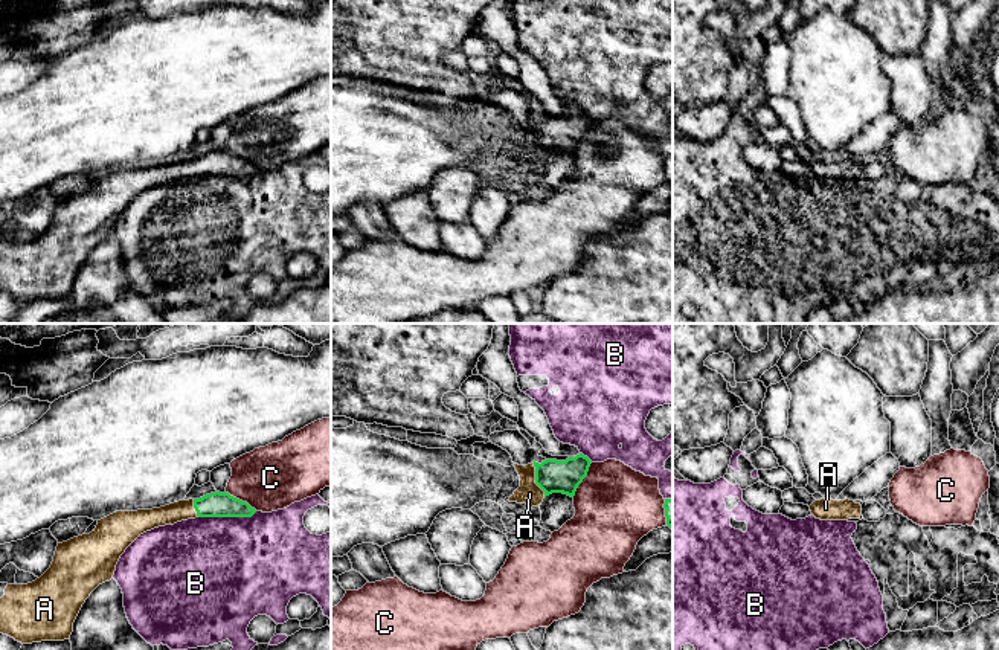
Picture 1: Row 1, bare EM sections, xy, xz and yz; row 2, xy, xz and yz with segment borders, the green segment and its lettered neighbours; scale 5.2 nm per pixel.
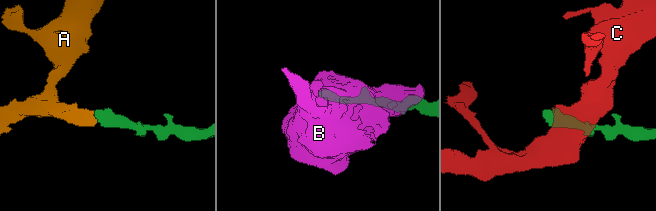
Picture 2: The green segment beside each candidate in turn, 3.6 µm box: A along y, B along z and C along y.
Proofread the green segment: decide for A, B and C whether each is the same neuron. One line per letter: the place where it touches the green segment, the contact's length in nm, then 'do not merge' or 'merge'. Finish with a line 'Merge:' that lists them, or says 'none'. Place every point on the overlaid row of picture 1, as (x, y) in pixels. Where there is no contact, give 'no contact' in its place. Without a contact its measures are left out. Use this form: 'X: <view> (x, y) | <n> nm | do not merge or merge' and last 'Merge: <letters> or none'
A: xz (536, 479) | 200 nm | merge
B: xy (228, 516) | 320 nm | do not merge
C: xz (583, 478) | 220 nm | do not merge
Merge: A

